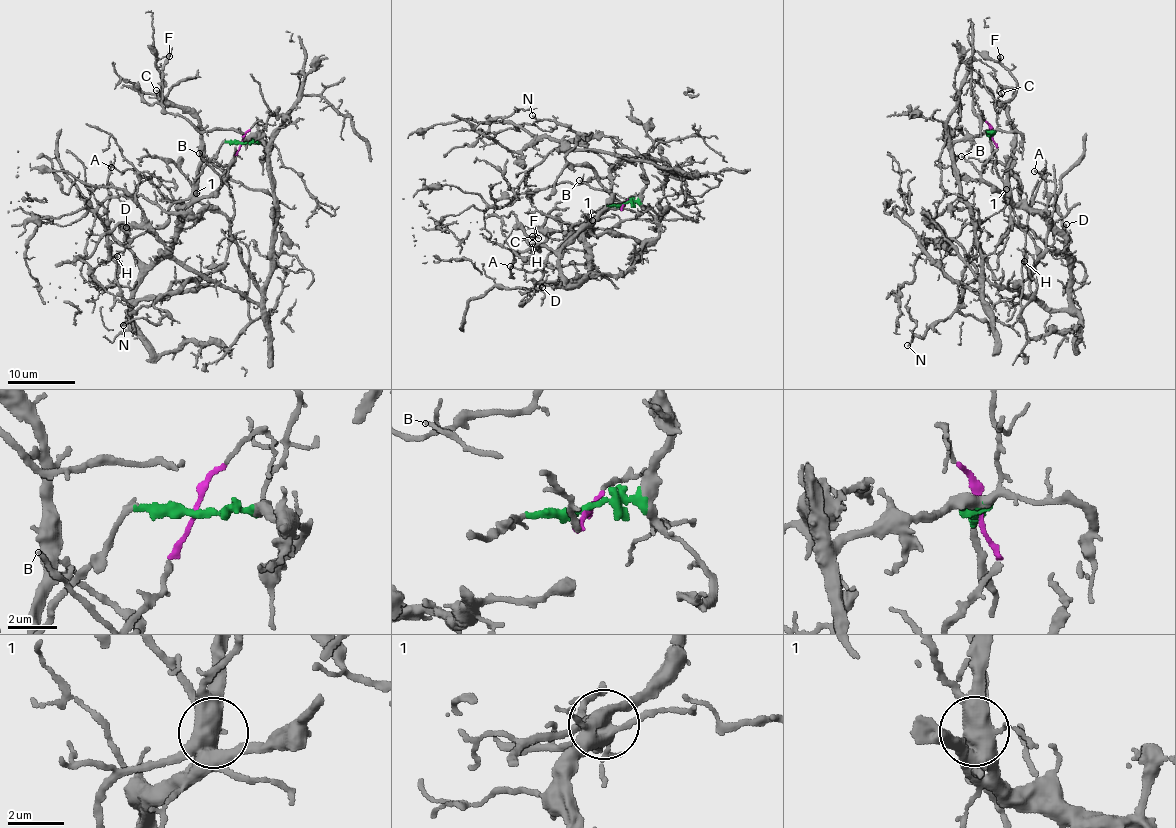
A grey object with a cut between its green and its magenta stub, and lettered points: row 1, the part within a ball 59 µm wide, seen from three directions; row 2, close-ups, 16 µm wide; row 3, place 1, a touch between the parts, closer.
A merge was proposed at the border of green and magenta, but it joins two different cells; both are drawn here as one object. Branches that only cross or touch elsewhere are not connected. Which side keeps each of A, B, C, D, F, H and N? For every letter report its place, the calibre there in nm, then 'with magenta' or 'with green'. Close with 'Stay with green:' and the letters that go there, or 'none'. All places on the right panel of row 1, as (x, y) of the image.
A: (1034, 171) | 110 nm | with magenta
B: (961, 156) | 130 nm | with magenta
C: (1001, 93) | 130 nm | with magenta
D: (1066, 224) | 200 nm | with magenta
F: (1000, 57) | 90 nm | with magenta
H: (1024, 261) | 120 nm | with magenta
N: (907, 345) | 140 nm | with magenta
Stay with green: none

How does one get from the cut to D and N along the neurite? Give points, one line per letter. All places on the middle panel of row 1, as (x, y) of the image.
D: (624, 204), (621, 207), (610, 193), (608, 204), (585, 229), (584, 249), (589, 272), (542, 287)
N: (624, 204), (610, 193), (589, 272), (564, 280), (560, 252), (610, 192), (565, 157), (566, 123), (532, 115)

